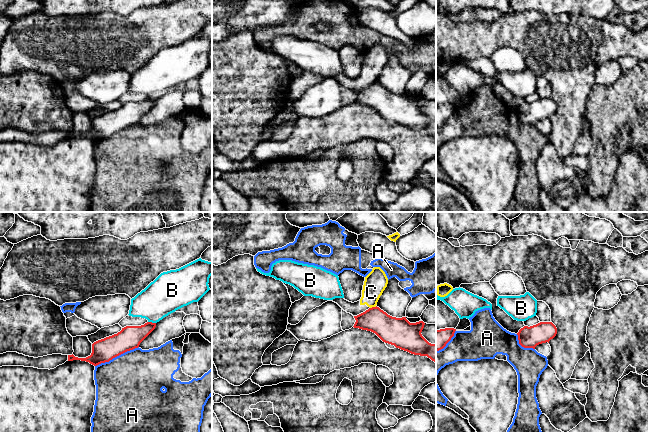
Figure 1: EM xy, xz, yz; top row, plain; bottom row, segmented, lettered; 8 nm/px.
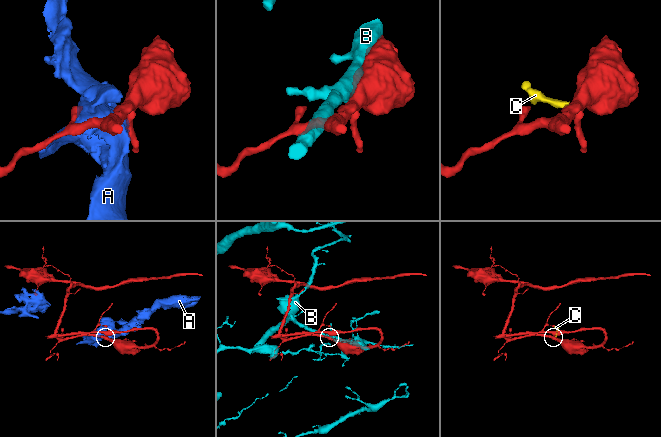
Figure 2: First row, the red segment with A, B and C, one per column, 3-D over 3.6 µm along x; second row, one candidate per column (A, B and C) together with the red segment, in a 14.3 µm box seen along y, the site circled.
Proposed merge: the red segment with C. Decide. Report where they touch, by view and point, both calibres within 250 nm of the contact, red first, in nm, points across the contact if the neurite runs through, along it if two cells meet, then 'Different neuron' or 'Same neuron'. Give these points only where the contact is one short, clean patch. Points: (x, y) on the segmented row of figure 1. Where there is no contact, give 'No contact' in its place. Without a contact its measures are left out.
Touches red at xz (373, 307). Thickness 220 nm (red) against 180 nm. Boundary: xz (376, 306), (370, 308). Different neuron

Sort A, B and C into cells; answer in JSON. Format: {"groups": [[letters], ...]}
{"groups": [["A"], ["B"], ["C"]]}

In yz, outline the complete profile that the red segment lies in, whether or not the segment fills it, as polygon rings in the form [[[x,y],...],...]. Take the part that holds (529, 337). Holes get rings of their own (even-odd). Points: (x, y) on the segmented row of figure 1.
[[[540,322],[533,326],[524,326],[517,333],[519,344],[524,348],[533,348],[546,343],[557,334],[557,328],[552,322]]]

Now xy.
[[[147,322],[141,326],[126,326],[120,332],[92,344],[92,353],[86,358],[68,355],[68,361],[81,360],[97,366],[138,348],[140,343],[155,329],[156,323]]]

